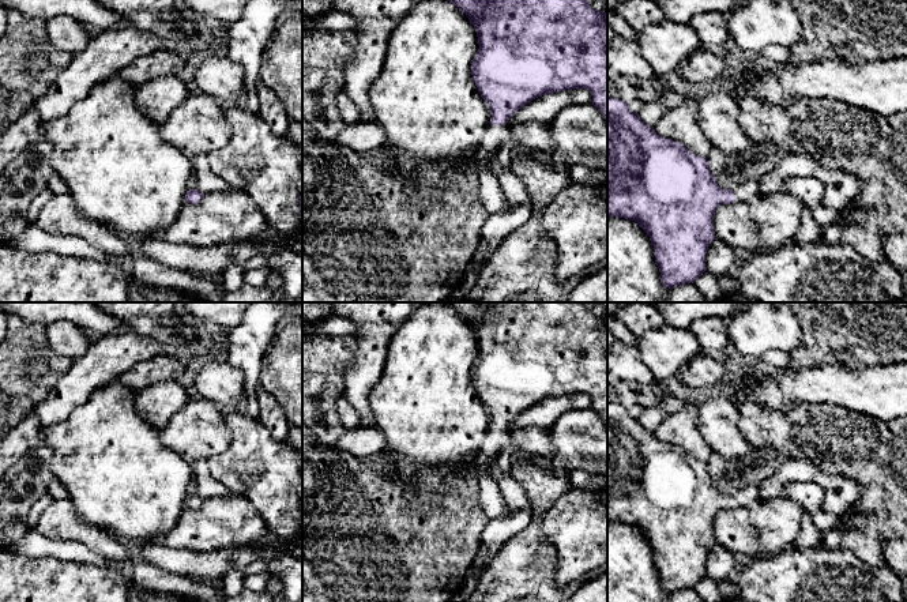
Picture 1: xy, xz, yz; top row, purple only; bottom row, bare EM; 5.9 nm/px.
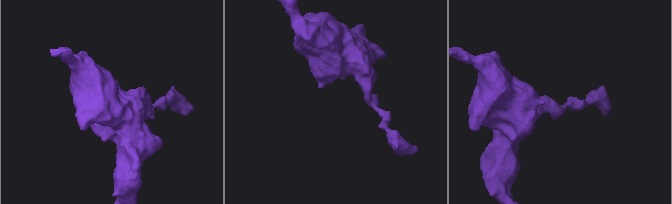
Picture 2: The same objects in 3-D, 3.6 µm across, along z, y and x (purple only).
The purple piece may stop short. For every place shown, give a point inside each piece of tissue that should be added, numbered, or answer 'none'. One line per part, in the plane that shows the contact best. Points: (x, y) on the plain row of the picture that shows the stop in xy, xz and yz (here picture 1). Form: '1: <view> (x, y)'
1: xz (493, 504)

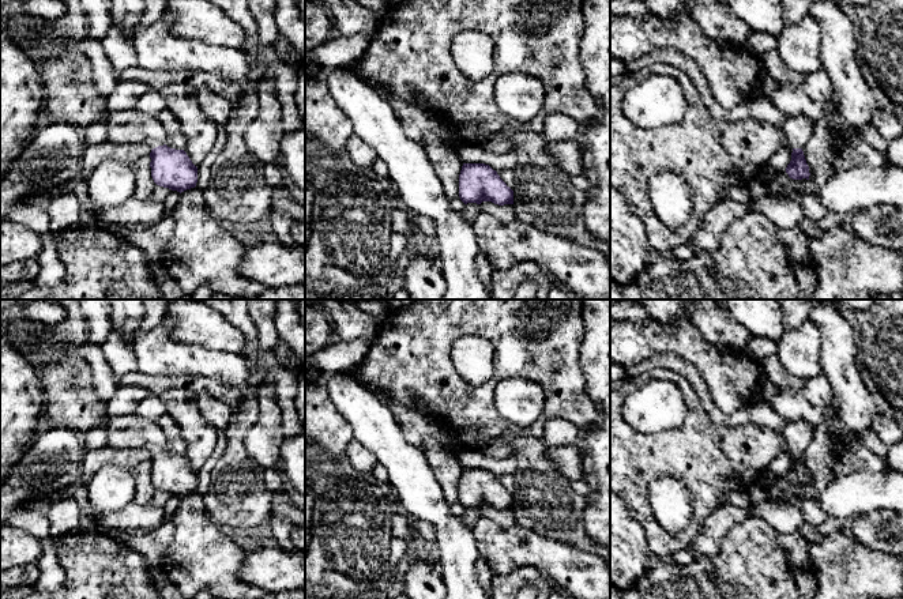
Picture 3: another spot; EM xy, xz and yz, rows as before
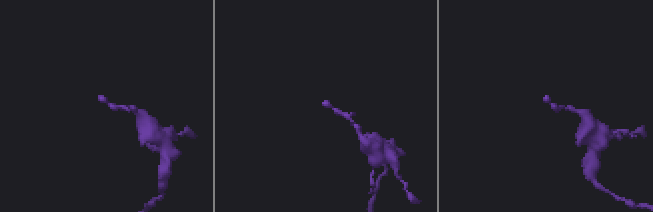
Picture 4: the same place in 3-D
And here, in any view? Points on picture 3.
1: xy (128, 432)

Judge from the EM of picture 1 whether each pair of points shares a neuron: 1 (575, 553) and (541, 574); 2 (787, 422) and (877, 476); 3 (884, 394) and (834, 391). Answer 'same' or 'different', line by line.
1: different
2: same
3: same

